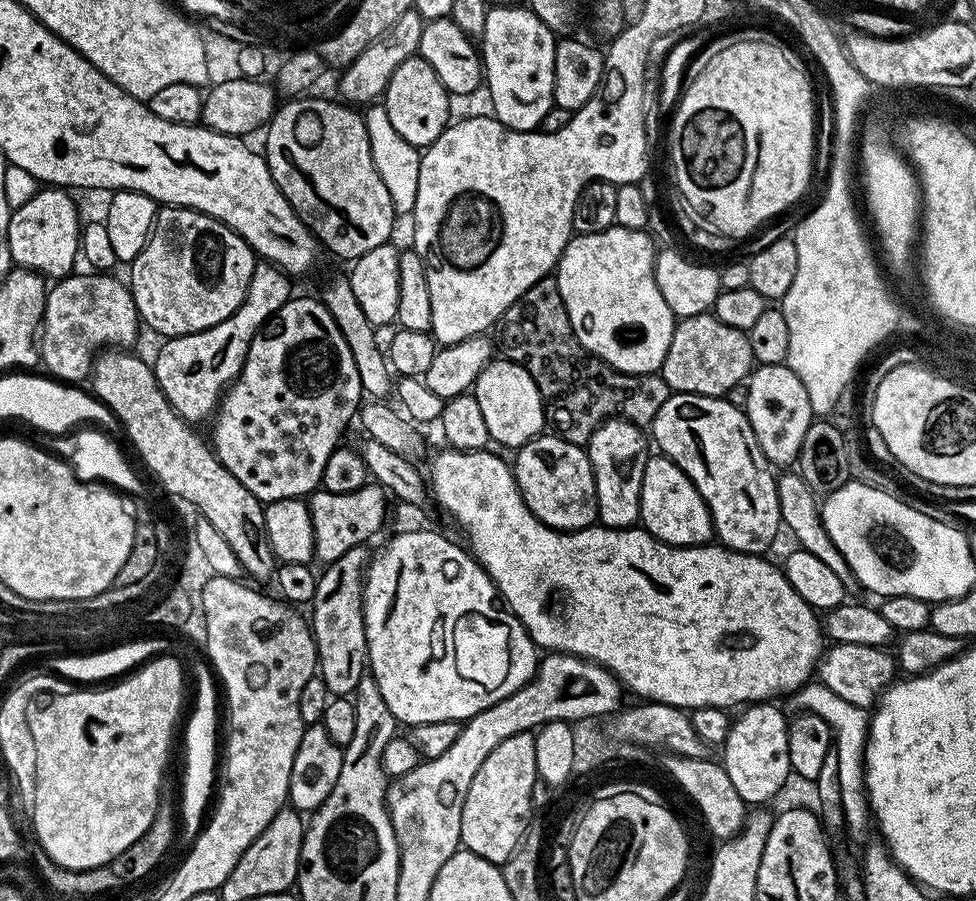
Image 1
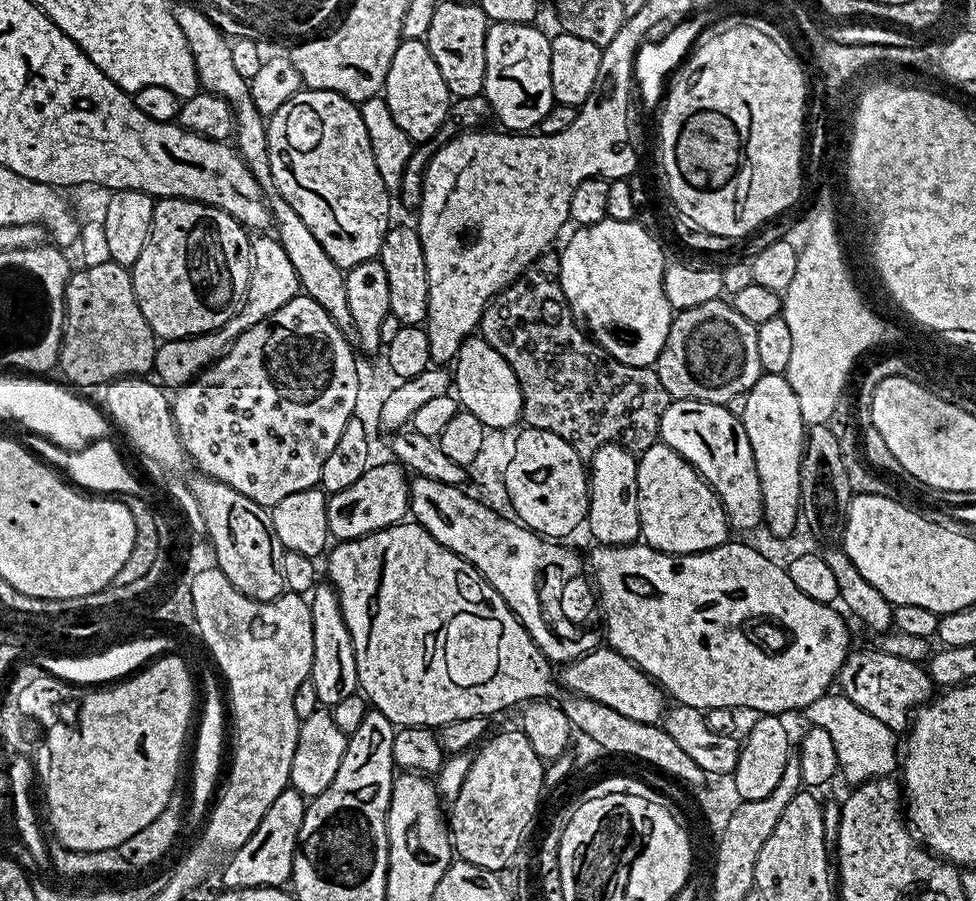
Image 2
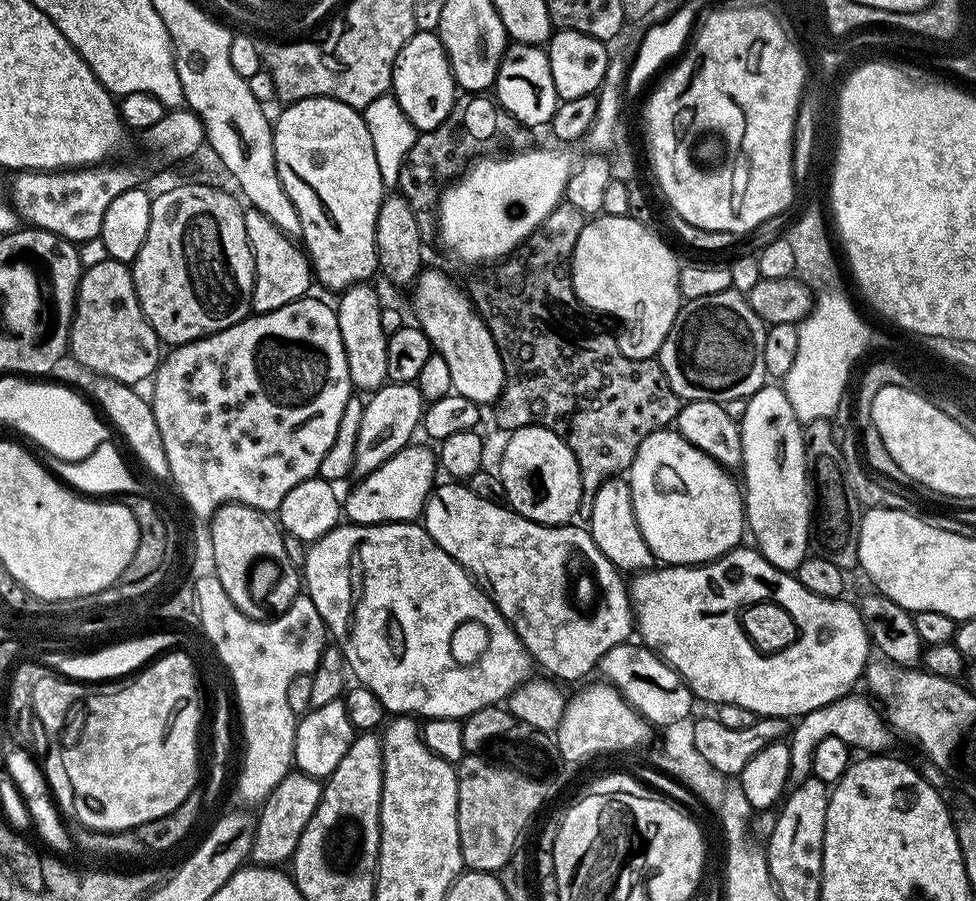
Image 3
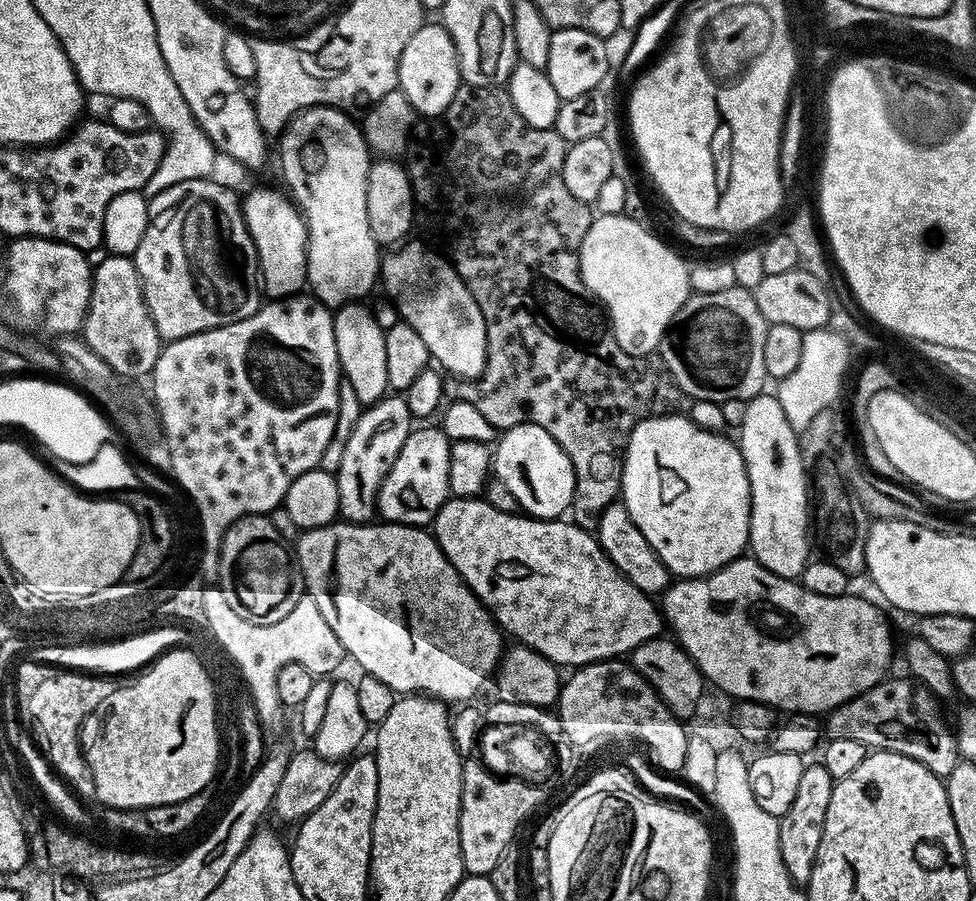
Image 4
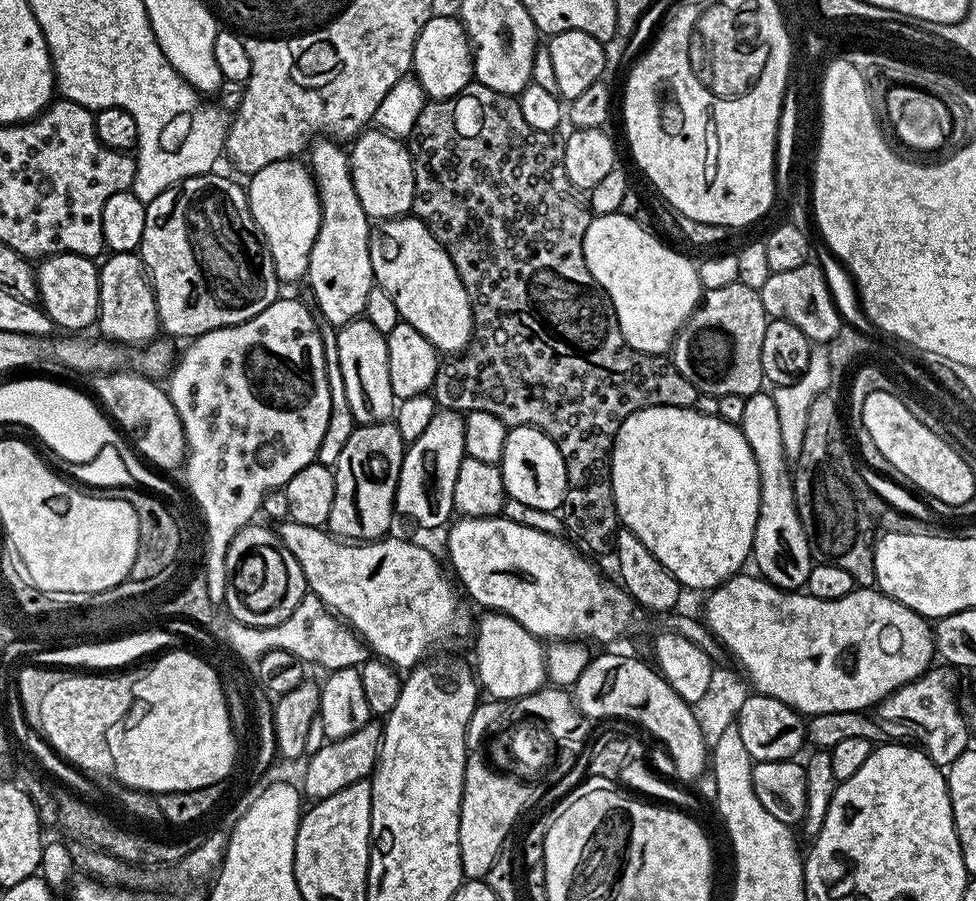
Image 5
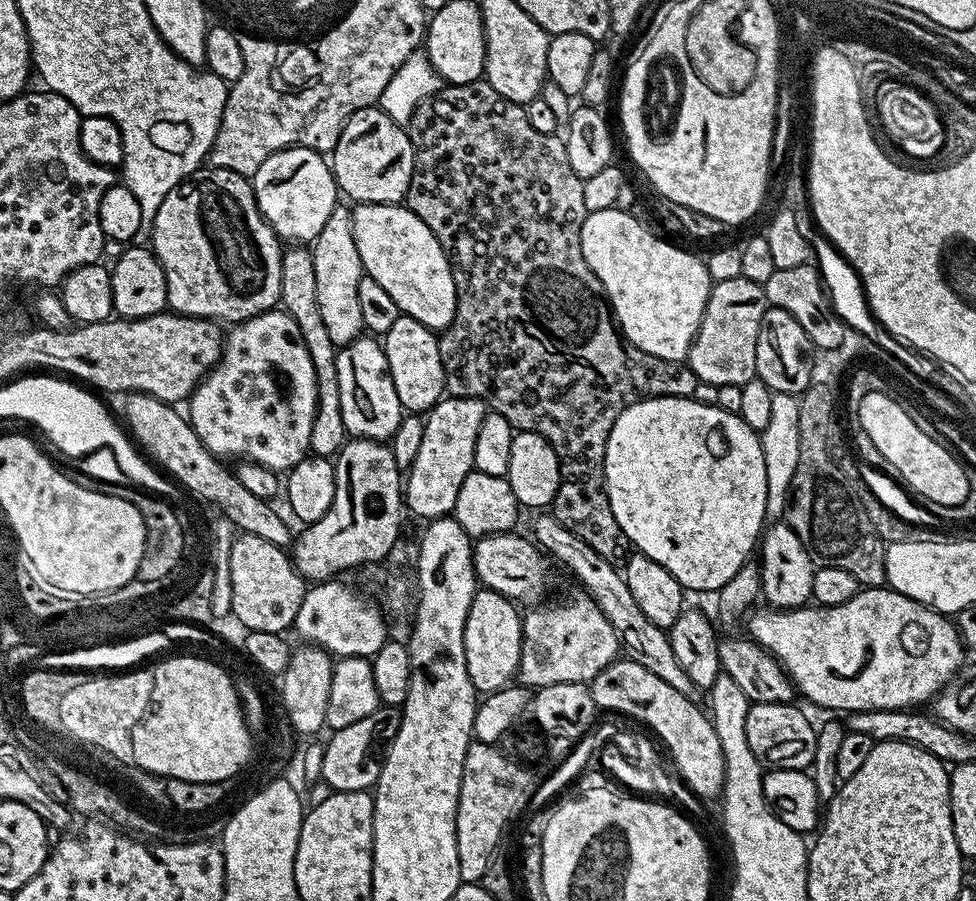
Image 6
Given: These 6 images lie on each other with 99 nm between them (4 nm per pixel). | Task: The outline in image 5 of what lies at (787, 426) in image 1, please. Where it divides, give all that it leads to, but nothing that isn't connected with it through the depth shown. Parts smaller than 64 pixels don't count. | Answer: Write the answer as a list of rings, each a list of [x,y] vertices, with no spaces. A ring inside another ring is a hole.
[[[761,390],[747,397],[738,427],[744,431],[746,442],[750,442],[750,450],[754,454],[754,462],[758,462],[760,467],[760,509],[754,530],[751,559],[754,564],[756,560],[760,567],[757,568],[759,575],[774,586],[789,590],[803,589],[810,578],[814,557],[796,509],[790,461],[782,450],[778,409],[774,406],[772,395]]]

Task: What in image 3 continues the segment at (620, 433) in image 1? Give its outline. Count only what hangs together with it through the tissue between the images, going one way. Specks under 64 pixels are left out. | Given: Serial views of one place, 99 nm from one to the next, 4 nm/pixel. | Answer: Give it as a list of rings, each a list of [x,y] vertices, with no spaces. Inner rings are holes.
[[[609,478],[604,481],[597,492],[590,498],[592,517],[586,521],[586,527],[592,533],[592,540],[610,558],[613,566],[624,574],[635,574],[651,569],[654,557],[650,546],[646,546],[646,538],[642,538],[642,530],[638,526],[638,518],[634,514],[632,491],[627,479]]]

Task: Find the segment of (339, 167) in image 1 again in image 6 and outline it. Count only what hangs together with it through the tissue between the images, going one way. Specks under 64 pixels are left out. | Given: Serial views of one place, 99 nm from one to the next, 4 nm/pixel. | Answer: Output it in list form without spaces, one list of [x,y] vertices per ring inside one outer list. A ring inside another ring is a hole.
[[[337,206],[326,218],[326,226],[311,241],[310,251],[314,258],[314,274],[318,278],[318,310],[322,310],[322,322],[330,334],[330,342],[343,346],[354,342],[365,331],[362,307],[358,300],[358,282],[365,276],[358,258],[358,246],[354,246],[351,211]]]

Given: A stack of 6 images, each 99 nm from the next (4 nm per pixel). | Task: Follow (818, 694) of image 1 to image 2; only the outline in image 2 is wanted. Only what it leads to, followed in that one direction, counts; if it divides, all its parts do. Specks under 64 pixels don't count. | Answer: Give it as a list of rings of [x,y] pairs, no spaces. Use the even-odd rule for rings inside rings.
[[[827,692],[802,710],[802,716],[811,727],[822,728],[834,741],[838,753],[841,775],[855,786],[870,779],[881,779],[890,775],[900,766],[900,750],[896,748],[897,733],[879,722],[878,718],[854,705],[841,692]]]

